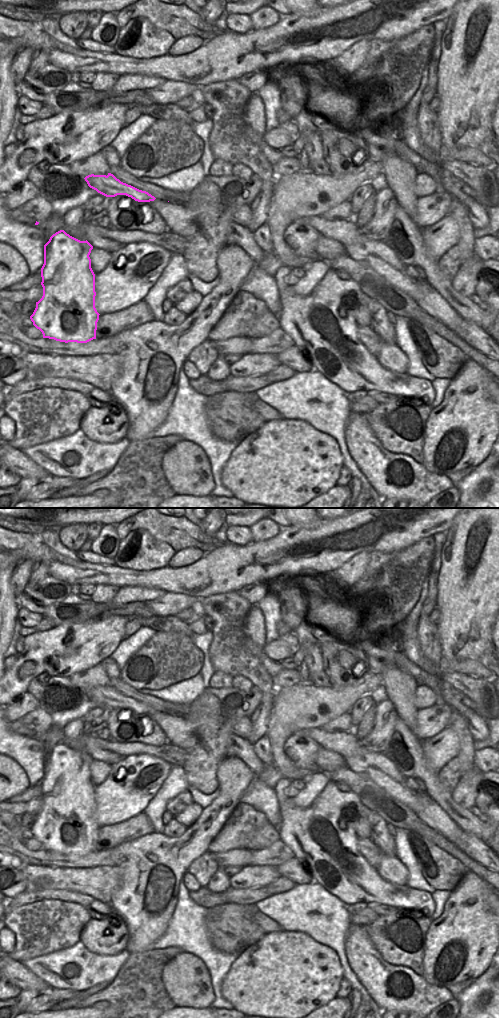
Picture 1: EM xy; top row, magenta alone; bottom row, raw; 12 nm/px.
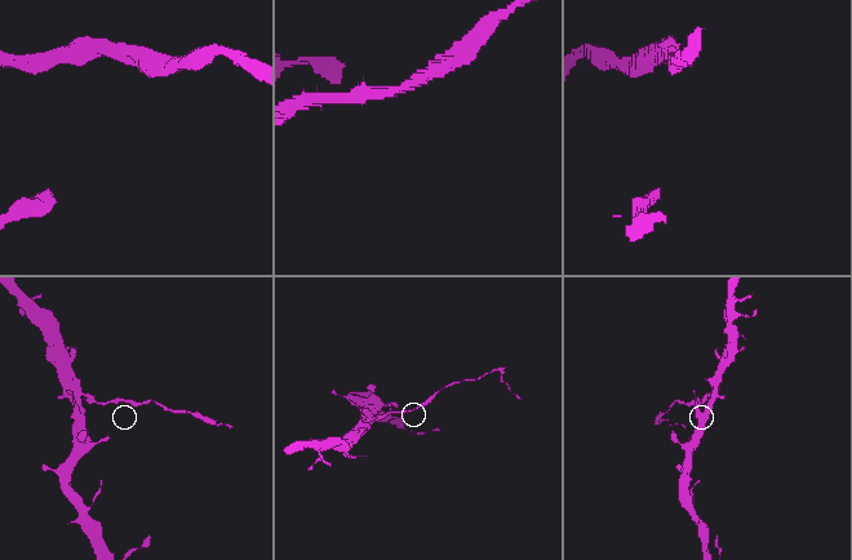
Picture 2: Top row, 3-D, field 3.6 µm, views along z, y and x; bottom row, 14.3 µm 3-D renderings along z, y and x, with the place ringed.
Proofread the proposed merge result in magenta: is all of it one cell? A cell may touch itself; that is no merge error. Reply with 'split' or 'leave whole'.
split

